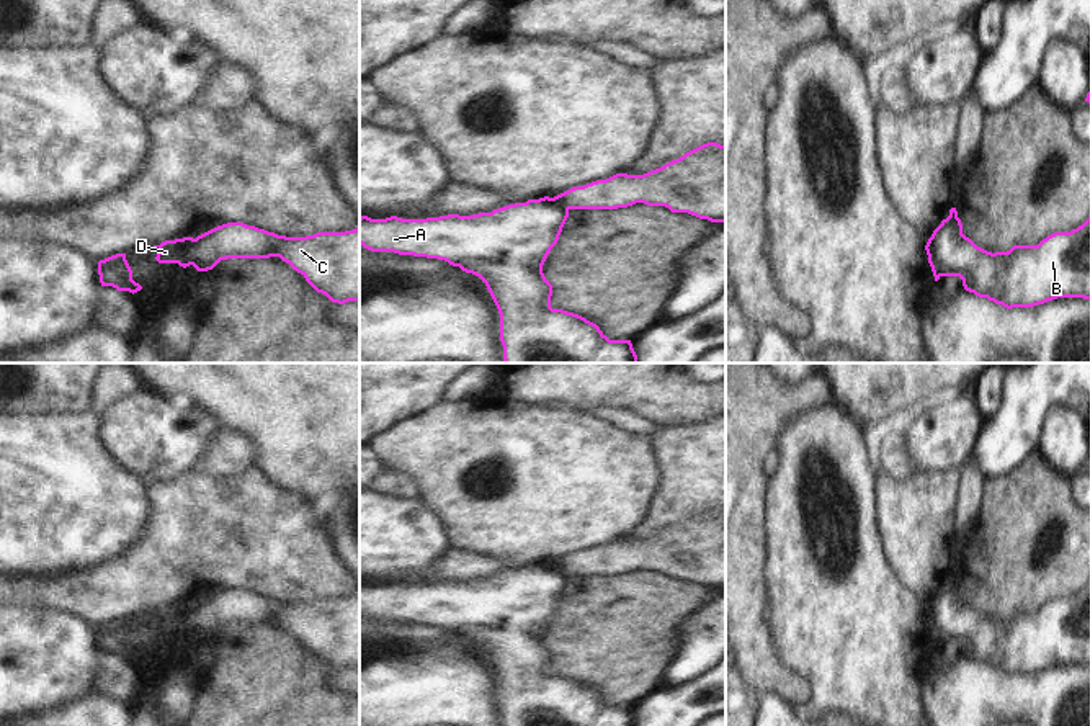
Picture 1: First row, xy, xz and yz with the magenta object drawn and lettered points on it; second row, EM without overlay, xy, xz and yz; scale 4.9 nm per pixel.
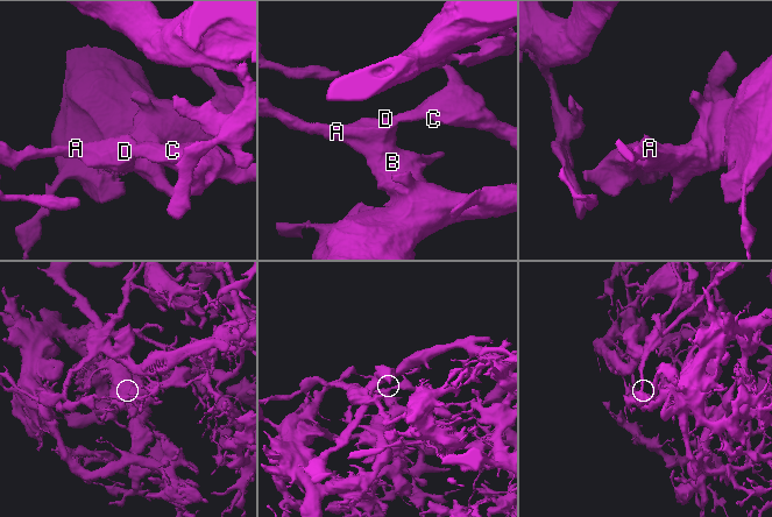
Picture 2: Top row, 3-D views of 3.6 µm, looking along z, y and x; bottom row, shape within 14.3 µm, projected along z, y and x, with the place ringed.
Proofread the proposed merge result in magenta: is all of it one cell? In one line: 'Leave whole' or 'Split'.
Split.

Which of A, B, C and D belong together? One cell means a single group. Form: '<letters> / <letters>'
A B D / C

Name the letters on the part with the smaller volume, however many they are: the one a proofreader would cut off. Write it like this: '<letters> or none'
C

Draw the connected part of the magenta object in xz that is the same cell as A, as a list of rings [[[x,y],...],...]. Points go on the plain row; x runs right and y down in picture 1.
[[[549,562],[515,569],[492,579],[427,585],[360,584],[360,610],[371,618],[394,618],[444,626],[479,643],[500,680],[503,726],[637,726],[631,706],[610,706],[585,683],[551,674],[552,651],[543,631],[557,610],[569,576]]]

